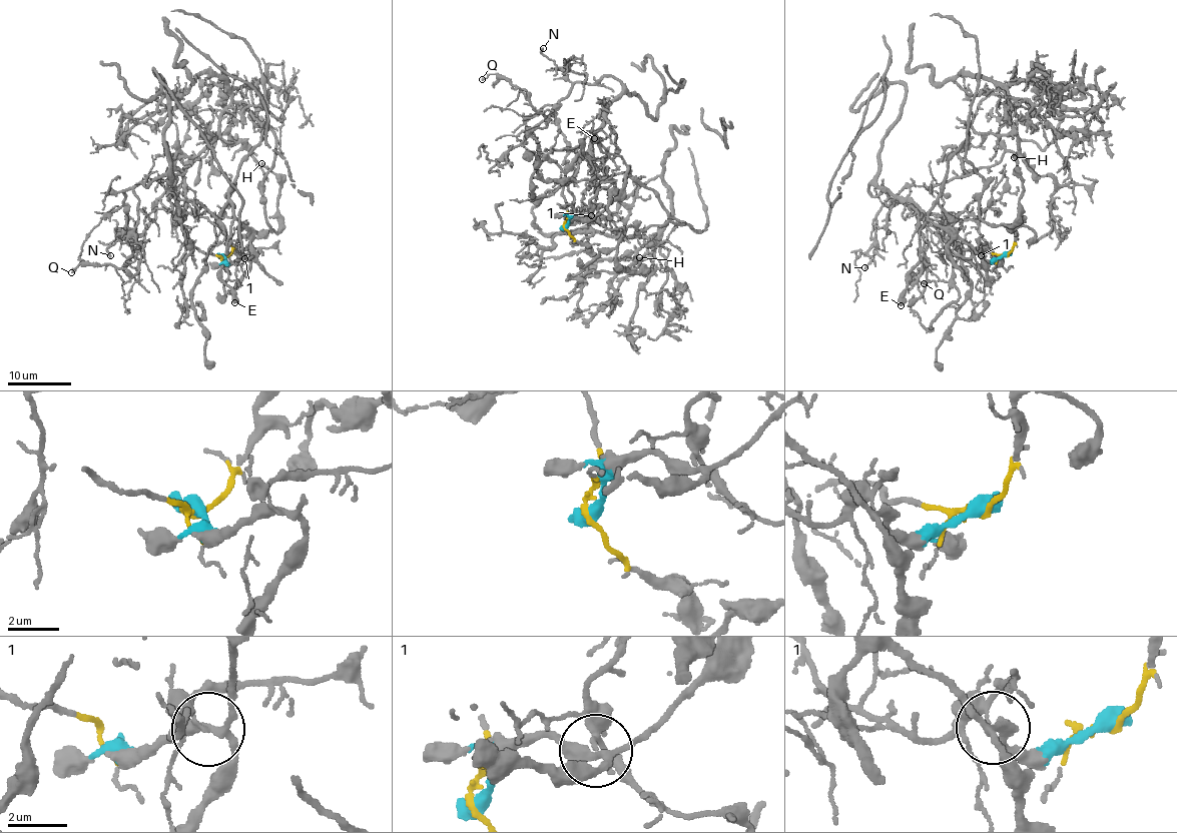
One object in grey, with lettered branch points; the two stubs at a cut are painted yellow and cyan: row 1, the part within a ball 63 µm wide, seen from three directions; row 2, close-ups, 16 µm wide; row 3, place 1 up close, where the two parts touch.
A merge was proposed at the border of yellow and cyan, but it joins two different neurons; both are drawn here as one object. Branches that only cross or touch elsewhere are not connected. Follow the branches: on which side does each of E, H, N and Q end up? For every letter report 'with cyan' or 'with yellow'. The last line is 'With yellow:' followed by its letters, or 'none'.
E: with cyan
H: with cyan
N: with yellow
Q: with yellow
With yellow: N, Q

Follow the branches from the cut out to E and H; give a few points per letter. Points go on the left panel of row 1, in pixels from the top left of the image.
E: (223, 258), (226, 262), (248, 256), (247, 230), (234, 220), (220, 268), (221, 279), (231, 290), (234, 303)
H: (223, 258), (249, 254), (229, 185), (268, 128), (275, 160), (261, 186), (277, 231), (280, 179), (261, 163)

